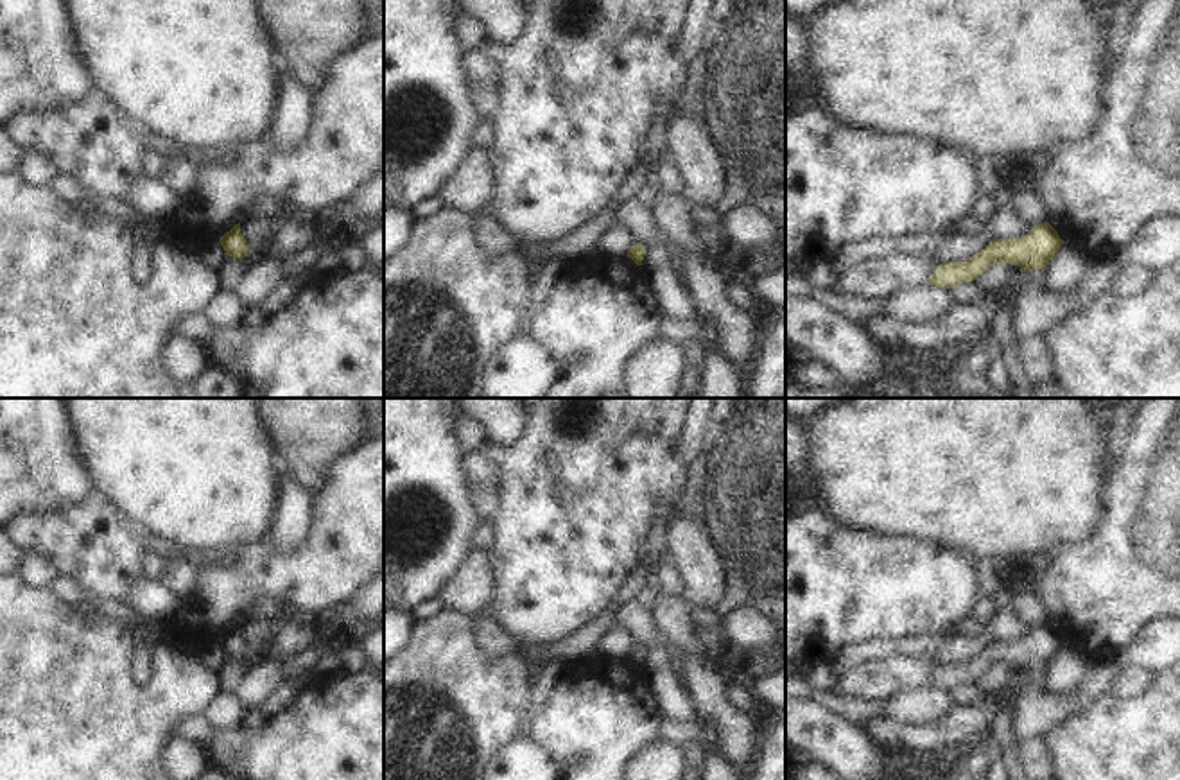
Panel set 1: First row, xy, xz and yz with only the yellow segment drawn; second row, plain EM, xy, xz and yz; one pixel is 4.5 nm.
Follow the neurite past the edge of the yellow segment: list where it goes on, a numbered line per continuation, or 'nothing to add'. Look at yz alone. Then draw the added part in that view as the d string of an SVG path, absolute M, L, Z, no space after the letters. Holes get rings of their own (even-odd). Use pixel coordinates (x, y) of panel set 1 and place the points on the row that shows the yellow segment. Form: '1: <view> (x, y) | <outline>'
1: yz (1157, 246) | M1180 217L1150 219L1139 235L1115 256L1085 269L1083 282L1069 292L1047 290L1044 269L1020 274L1020 294L1015 301L1013 335L1020 344L1035 334L1047 334L1071 314L1083 312L1101 292L1110 292L1115 274L1128 265L1144 265L1153 273L1162 271L1180 258Z

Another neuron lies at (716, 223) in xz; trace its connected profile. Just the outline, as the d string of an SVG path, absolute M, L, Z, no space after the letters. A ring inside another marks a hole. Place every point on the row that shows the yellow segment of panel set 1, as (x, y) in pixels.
M696 206L694 210L690 208L689 219L705 233L708 235L714 242L723 240L723 228L724 221L723 215L716 212L712 206Z

